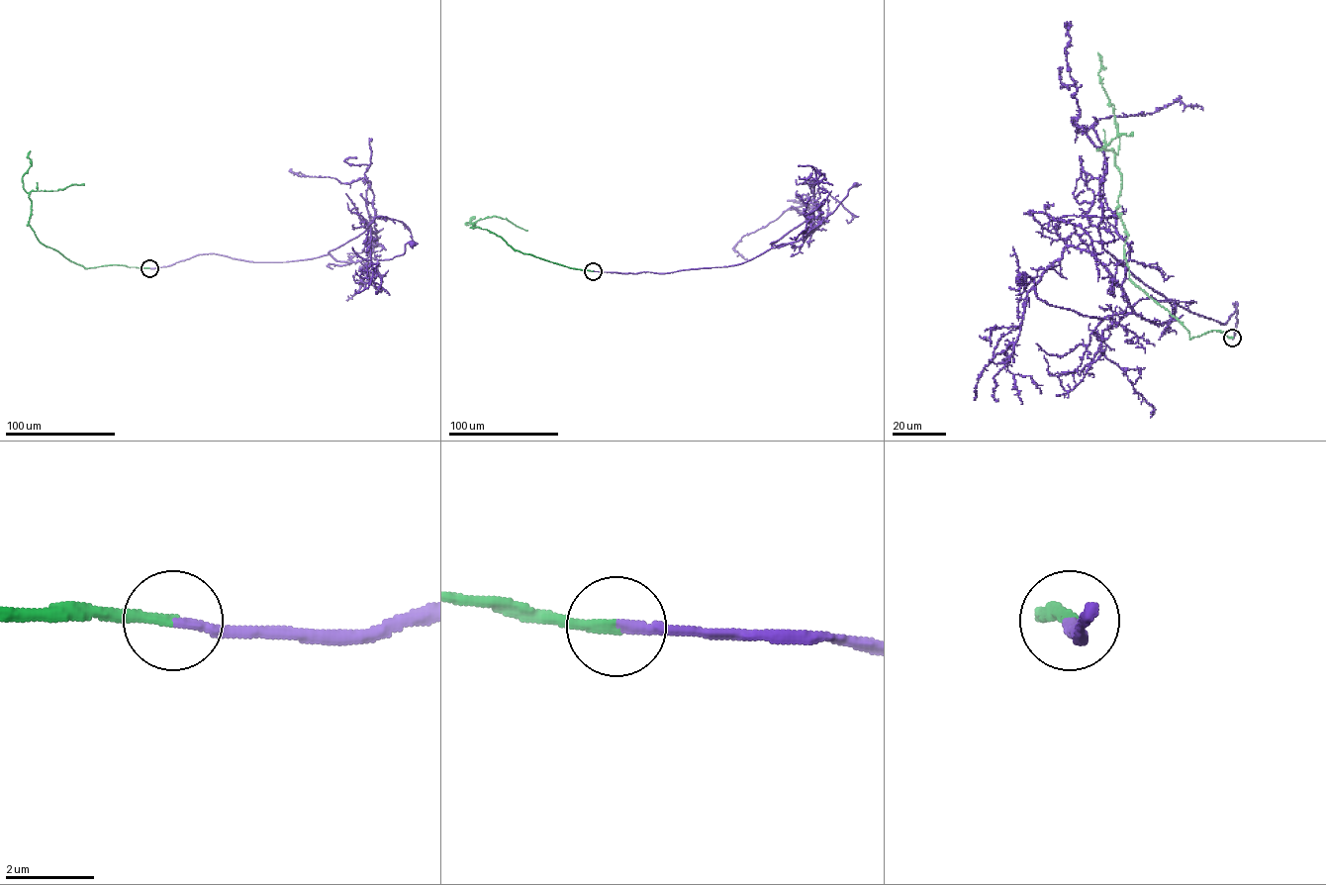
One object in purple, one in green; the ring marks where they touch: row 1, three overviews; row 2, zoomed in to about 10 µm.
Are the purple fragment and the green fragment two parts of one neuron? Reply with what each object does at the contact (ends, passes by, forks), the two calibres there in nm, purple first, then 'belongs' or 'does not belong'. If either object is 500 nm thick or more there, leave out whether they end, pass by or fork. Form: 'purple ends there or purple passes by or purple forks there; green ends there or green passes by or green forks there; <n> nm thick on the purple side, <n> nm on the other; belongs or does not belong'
purple ends there; green ends there; 200 nm thick on the purple side, 240 nm on the other; belongs

